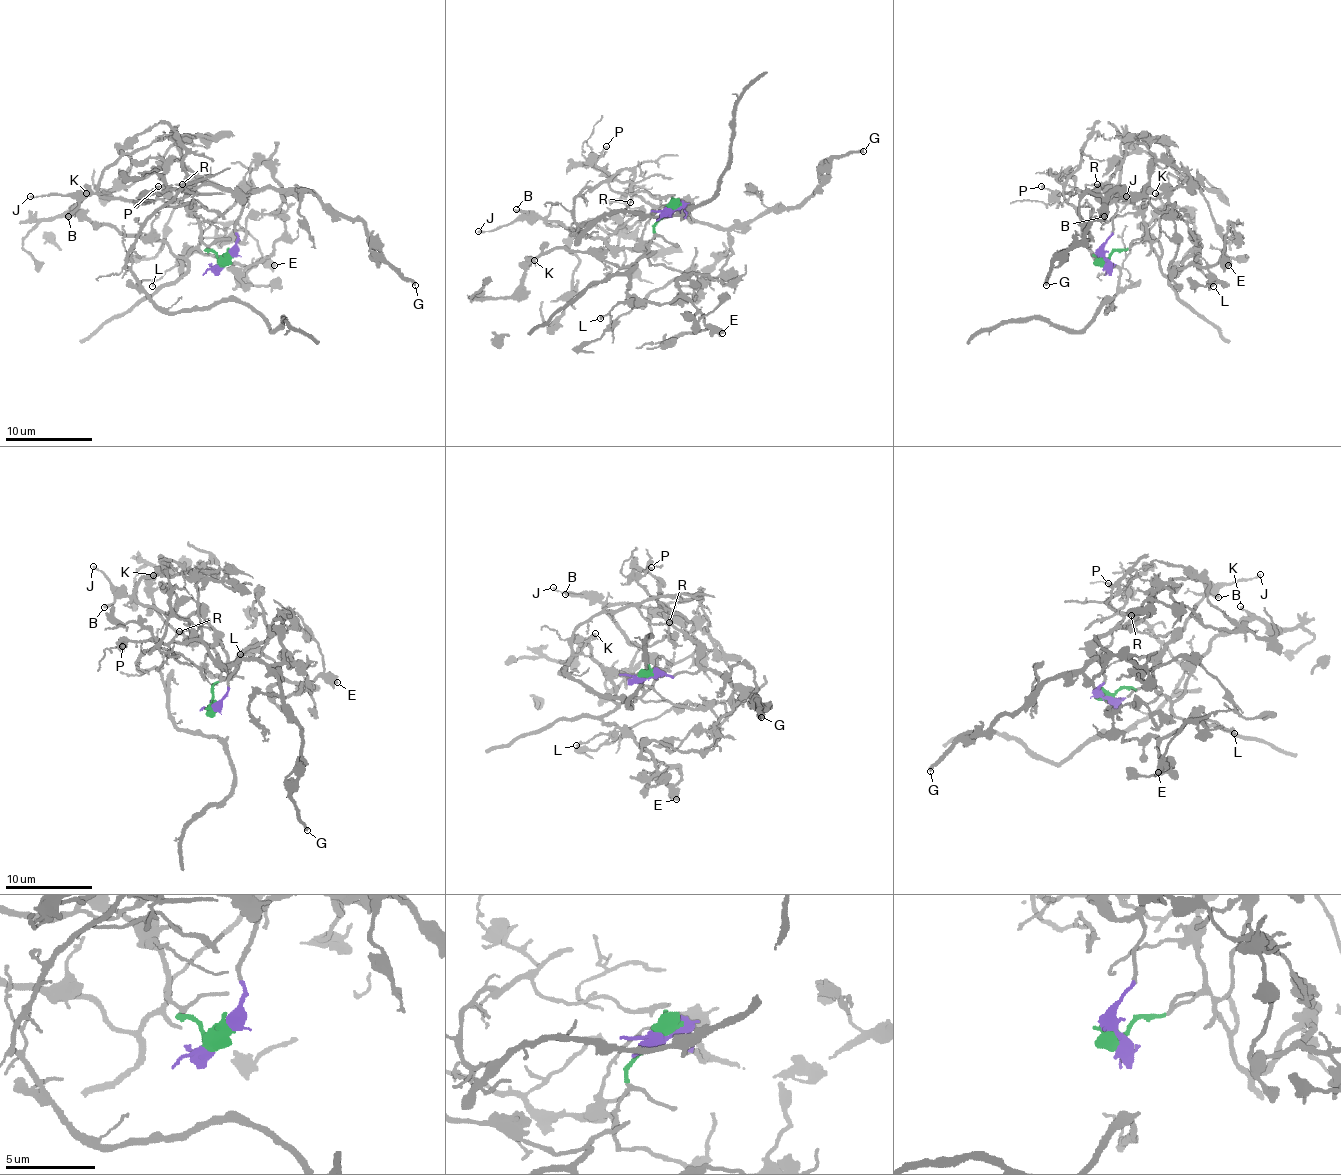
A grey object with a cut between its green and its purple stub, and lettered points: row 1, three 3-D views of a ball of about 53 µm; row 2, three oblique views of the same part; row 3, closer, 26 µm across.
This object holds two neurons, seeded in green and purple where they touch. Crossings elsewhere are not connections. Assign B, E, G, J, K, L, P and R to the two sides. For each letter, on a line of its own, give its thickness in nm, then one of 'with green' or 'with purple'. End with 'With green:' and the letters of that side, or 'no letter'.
B: calibre 220 nm; with green
E: calibre 650 nm; with green
G: calibre 280 nm; with purple
J: calibre 180 nm; with green
K: calibre 170 nm; with green
L: calibre 190 nm; with green
P: calibre 170 nm; with purple
R: calibre 170 nm; with purple
With green: B, E, J, K, L

